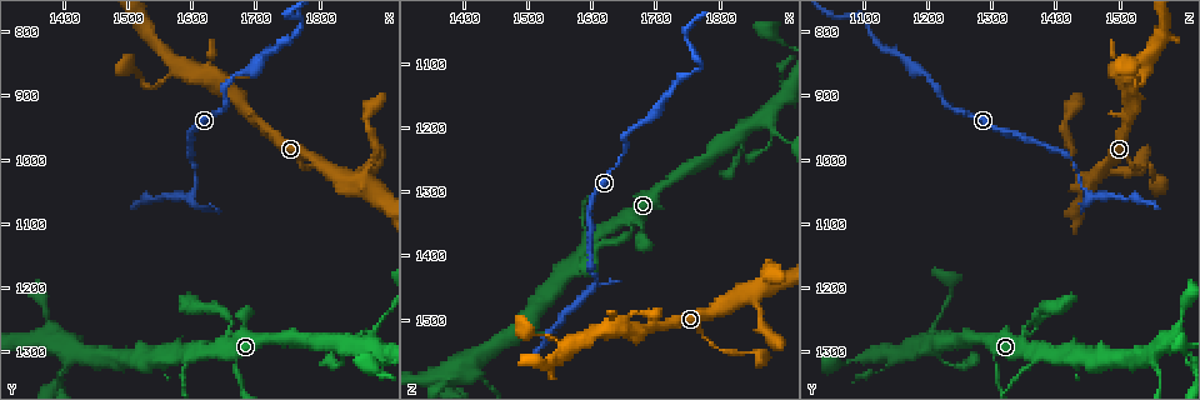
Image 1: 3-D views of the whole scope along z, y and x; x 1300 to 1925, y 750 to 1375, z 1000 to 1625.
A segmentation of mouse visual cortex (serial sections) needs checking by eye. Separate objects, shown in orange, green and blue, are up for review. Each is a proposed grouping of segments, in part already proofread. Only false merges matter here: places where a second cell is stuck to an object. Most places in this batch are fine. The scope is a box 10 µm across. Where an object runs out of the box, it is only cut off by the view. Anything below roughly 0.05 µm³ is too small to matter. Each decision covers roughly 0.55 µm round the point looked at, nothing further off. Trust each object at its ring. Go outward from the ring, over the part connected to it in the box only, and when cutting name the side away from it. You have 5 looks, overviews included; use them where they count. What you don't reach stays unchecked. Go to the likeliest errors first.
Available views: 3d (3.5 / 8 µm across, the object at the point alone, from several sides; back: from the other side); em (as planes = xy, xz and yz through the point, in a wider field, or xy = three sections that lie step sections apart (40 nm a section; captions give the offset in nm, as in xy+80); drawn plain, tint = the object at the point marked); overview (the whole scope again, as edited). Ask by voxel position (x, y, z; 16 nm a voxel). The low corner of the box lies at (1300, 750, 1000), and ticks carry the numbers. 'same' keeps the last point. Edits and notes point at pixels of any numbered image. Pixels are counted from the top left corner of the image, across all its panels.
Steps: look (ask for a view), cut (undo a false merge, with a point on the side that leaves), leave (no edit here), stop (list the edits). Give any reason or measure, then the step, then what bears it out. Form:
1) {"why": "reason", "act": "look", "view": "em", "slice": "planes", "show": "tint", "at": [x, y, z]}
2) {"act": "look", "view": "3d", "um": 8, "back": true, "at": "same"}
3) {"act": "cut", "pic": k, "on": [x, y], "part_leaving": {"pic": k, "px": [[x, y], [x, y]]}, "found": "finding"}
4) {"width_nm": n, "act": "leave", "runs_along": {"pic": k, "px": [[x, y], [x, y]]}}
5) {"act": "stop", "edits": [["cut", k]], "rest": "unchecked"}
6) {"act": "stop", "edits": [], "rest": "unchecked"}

{"why": "sharp bend", "act": "look", "view": "3d", "um": 3.5, "back": true, "at": [1610, 1045, 1445]}

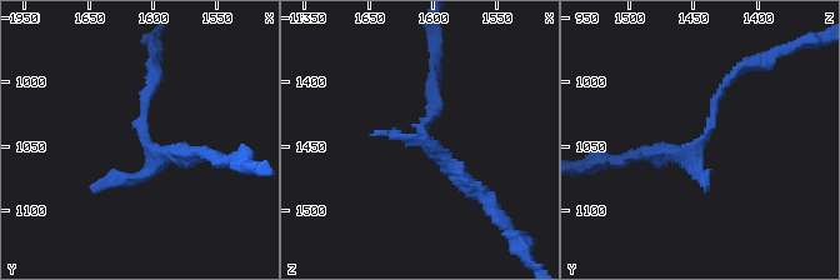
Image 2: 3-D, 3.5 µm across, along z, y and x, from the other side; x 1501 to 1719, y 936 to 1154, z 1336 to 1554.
{"act": "look", "view": "em", "slice": "xy", "step": 5, "show": "tint", "at": [1606, 1042, 1442]}

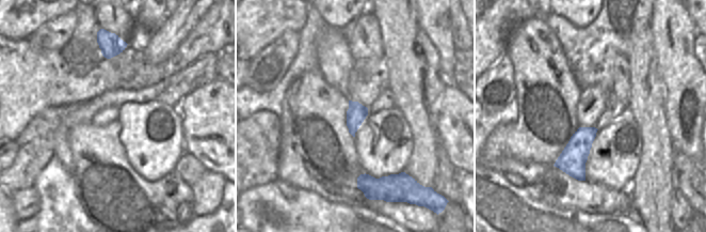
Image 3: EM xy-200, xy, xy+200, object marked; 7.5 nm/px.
{"act": "leave", "runs_along": {"pic": 2, "px": [[434, 100], [426, 144], [480, 193]]}, "found": "all the same cell"}

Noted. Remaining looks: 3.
{"why": "arms part here", "act": "look", "view": "3d", "um": 8, "at": [1645, 885, 1510]}

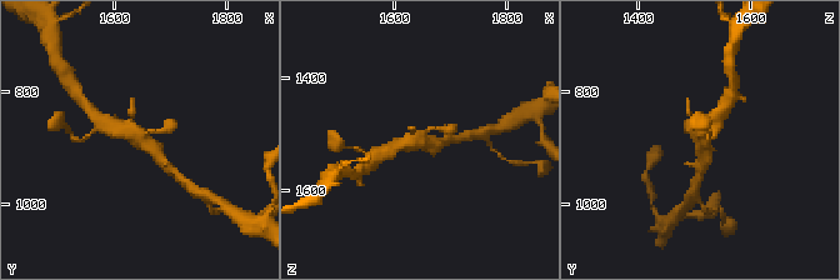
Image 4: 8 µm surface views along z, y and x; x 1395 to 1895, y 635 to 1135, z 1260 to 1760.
{"act": "look", "view": "em", "slice": "xy", "step": 5, "show": "tint", "at": "same"}

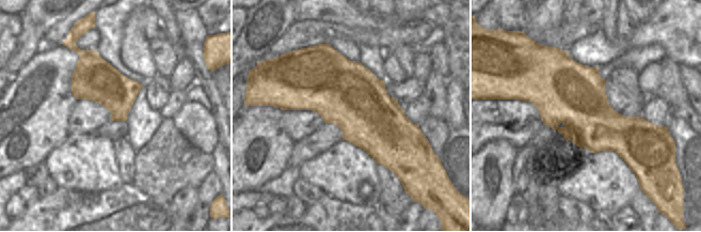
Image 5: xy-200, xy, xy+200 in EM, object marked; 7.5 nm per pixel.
{"width_nm": 500, "act": "leave", "runs_along": {"pic": 4, "px": [[168, 165], [134, 131], [109, 124]]}, "found": "all the same cell"}

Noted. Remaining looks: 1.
{"act": "stop", "edits": [], "rest": "unchecked"}

